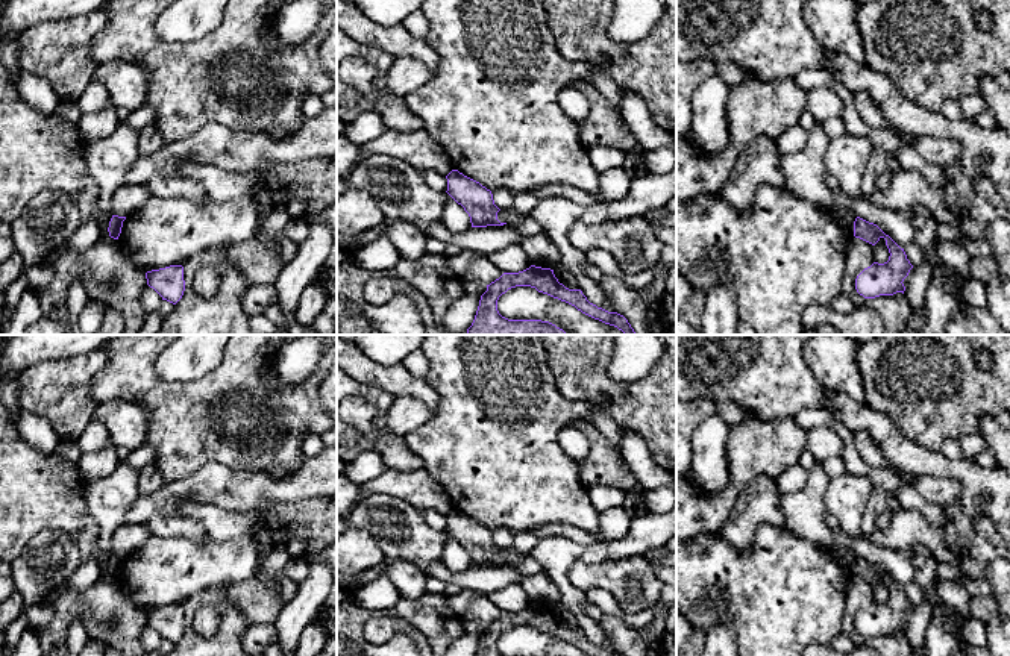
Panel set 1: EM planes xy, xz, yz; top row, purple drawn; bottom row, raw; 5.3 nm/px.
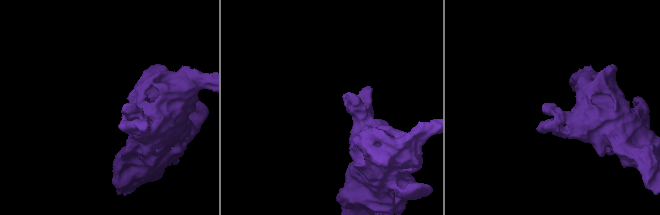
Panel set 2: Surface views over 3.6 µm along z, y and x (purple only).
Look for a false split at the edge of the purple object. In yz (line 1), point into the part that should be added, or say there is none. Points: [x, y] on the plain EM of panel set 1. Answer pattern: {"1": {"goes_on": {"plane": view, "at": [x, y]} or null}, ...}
{"1": {"goes_on": null}}

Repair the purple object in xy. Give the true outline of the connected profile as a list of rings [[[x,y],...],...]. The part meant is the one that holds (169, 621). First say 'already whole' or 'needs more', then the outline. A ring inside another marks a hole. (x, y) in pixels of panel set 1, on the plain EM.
already whole | [[[170,604],[146,612],[147,624],[153,627],[162,639],[176,644],[185,630],[183,606]]]

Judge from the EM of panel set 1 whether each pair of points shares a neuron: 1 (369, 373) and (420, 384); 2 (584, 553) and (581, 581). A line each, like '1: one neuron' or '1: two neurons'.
1: one neuron
2: two neurons

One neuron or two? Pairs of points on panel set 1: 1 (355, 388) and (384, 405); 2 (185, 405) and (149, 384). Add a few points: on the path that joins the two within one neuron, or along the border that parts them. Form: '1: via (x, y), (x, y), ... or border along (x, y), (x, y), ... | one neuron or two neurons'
1: via (363, 390), (376, 397) | one neuron
2: via (176, 405), (170, 405), (158, 393) | one neuron

